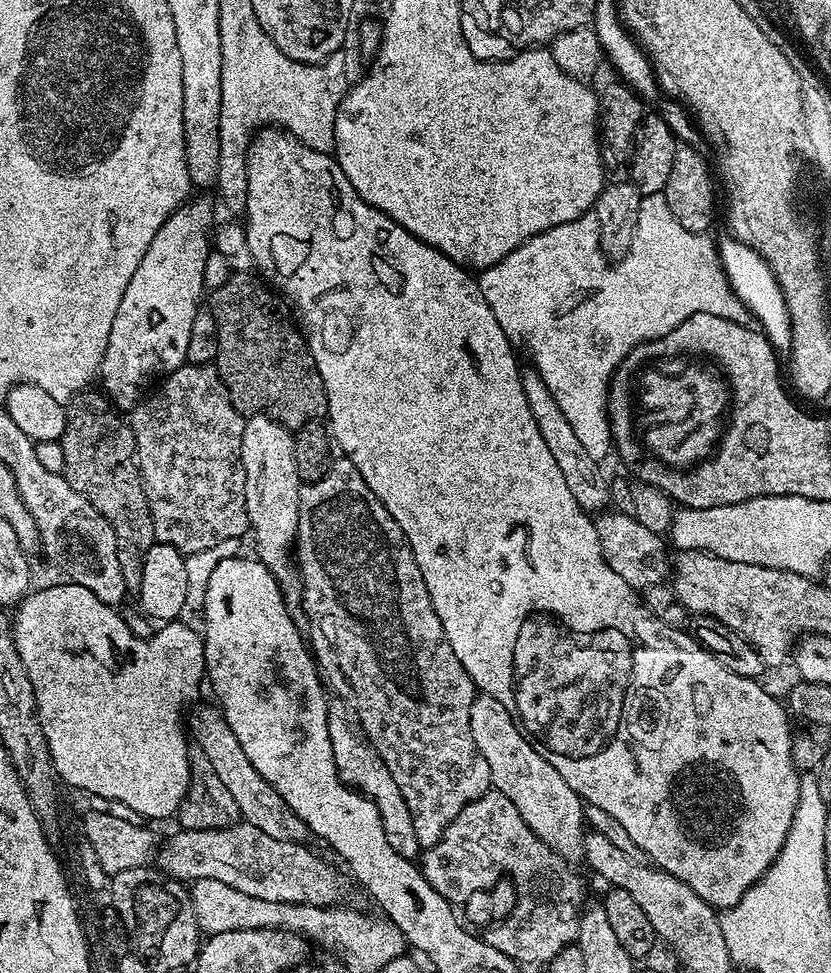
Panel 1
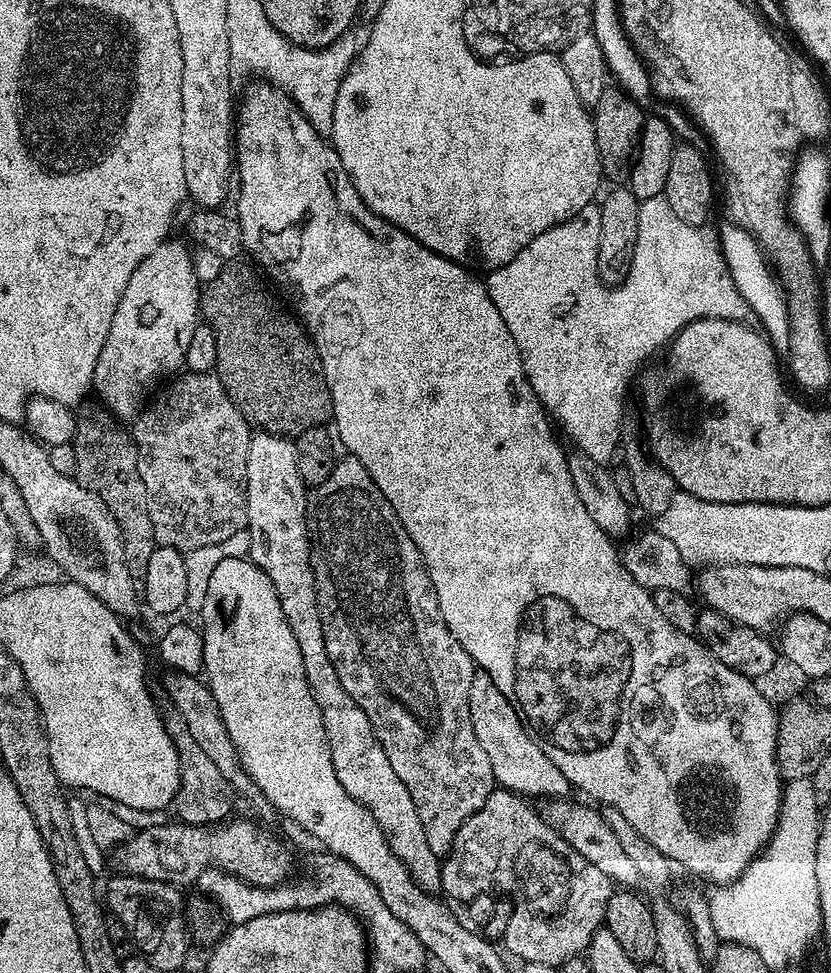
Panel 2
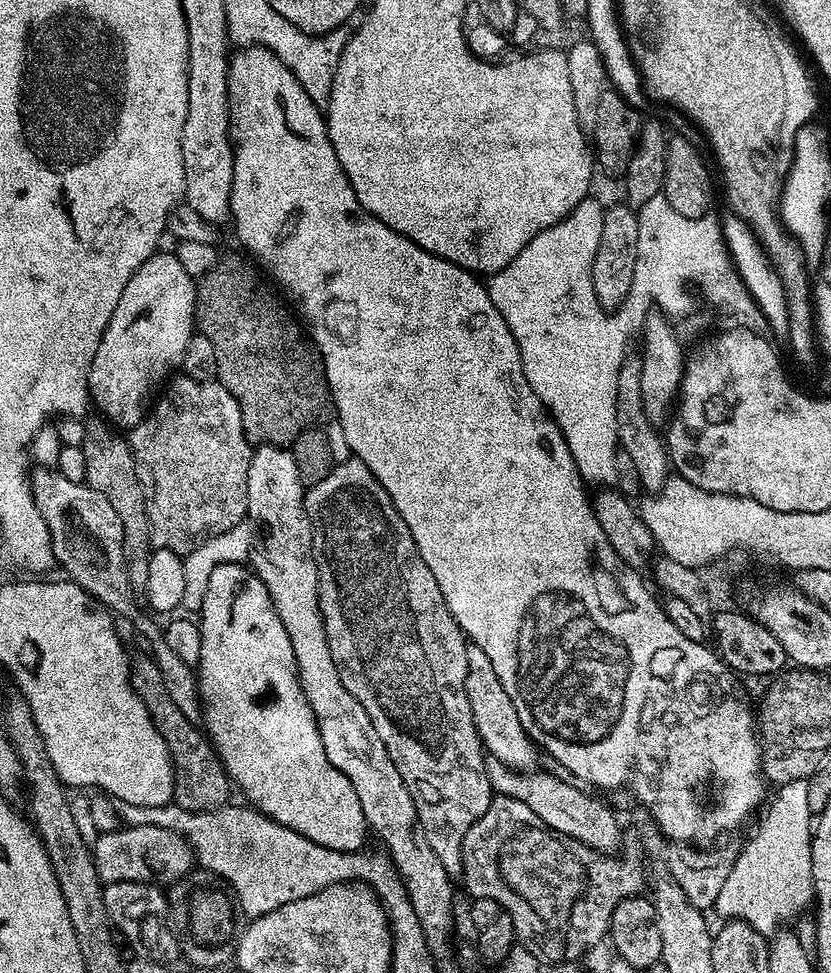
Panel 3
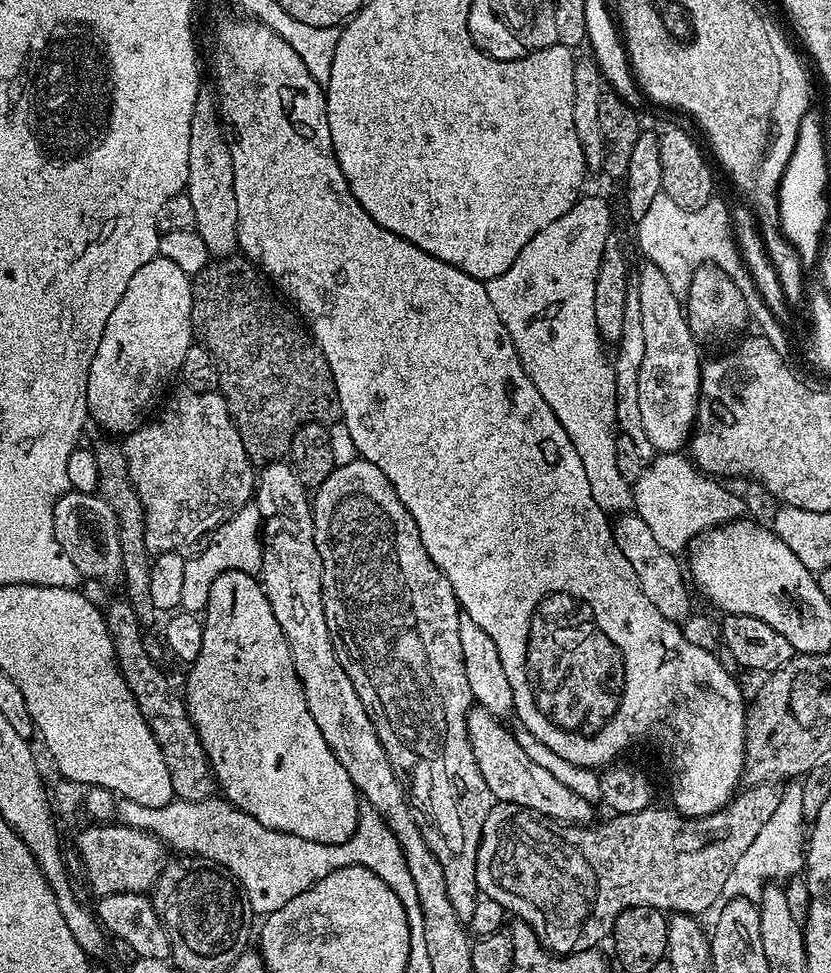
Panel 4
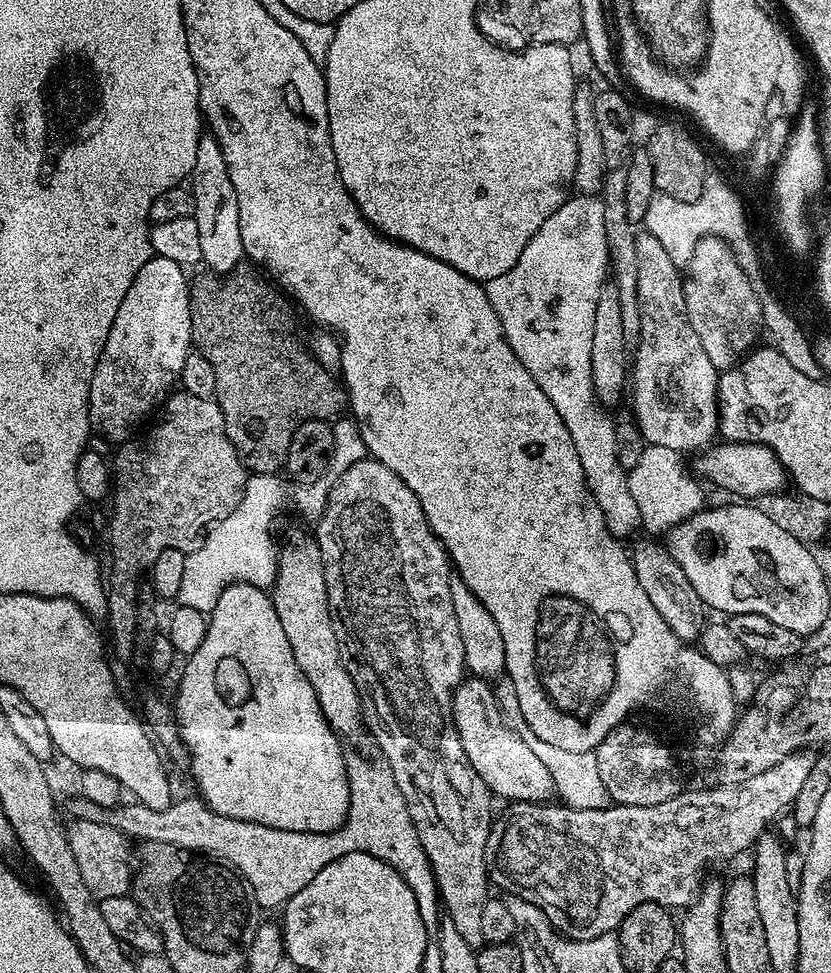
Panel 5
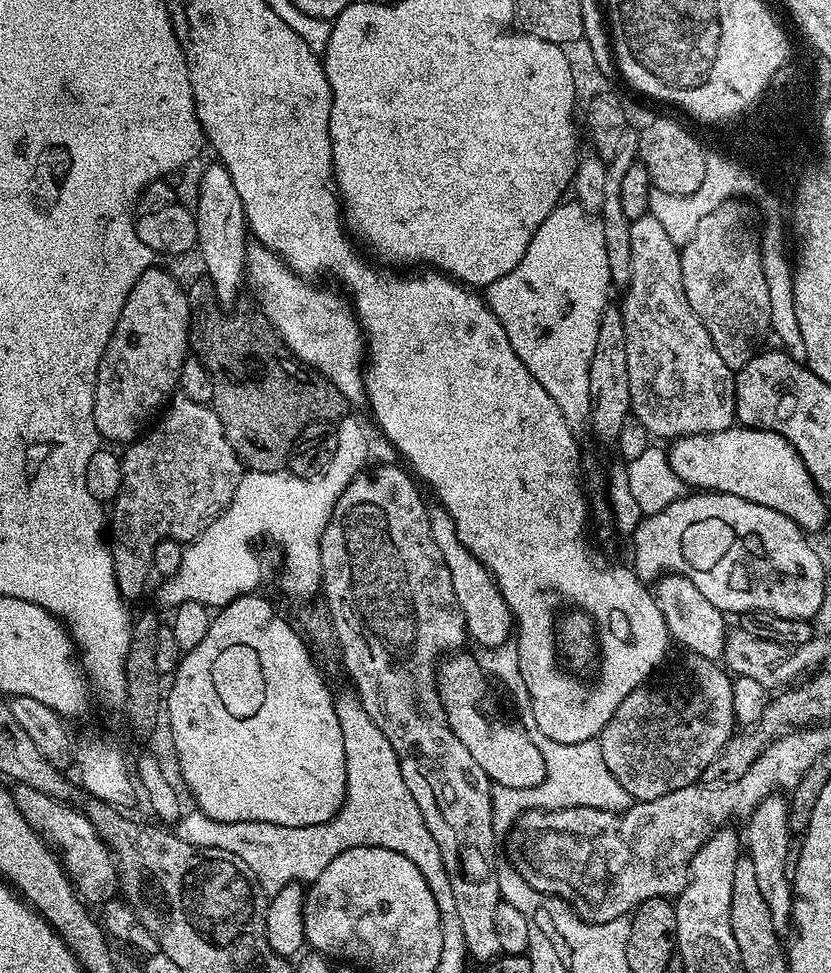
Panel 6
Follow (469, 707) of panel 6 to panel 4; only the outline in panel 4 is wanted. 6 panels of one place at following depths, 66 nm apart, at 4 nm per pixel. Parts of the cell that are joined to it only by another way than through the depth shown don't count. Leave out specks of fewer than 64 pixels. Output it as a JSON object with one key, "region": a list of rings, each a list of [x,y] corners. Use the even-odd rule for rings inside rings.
{"region":[[[472,706],[466,716],[466,730],[470,738],[470,750],[474,750],[474,762],[478,762],[478,770],[482,770],[482,778],[486,778],[486,786],[490,786],[493,797],[502,804],[517,804],[537,812],[539,816],[548,816],[551,820],[559,820],[562,824],[587,825],[592,816],[593,801],[582,798],[570,790],[570,786],[562,786],[546,766],[538,766],[534,758],[530,758],[528,749],[523,748],[519,739],[503,728],[501,721],[491,716],[485,708]]]}

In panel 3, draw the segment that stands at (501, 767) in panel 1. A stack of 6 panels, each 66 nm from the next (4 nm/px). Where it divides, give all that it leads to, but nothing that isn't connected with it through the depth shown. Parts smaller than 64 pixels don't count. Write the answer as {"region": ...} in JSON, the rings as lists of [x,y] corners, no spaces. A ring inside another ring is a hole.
{"region":[[[472,646],[468,650],[468,669],[466,670],[466,698],[470,702],[470,714],[474,718],[476,732],[491,759],[502,762],[507,768],[532,770],[537,767],[538,750],[526,734],[522,722],[518,722],[518,710],[506,694],[506,686],[498,682],[498,674],[490,663],[490,658],[482,650]]]}

